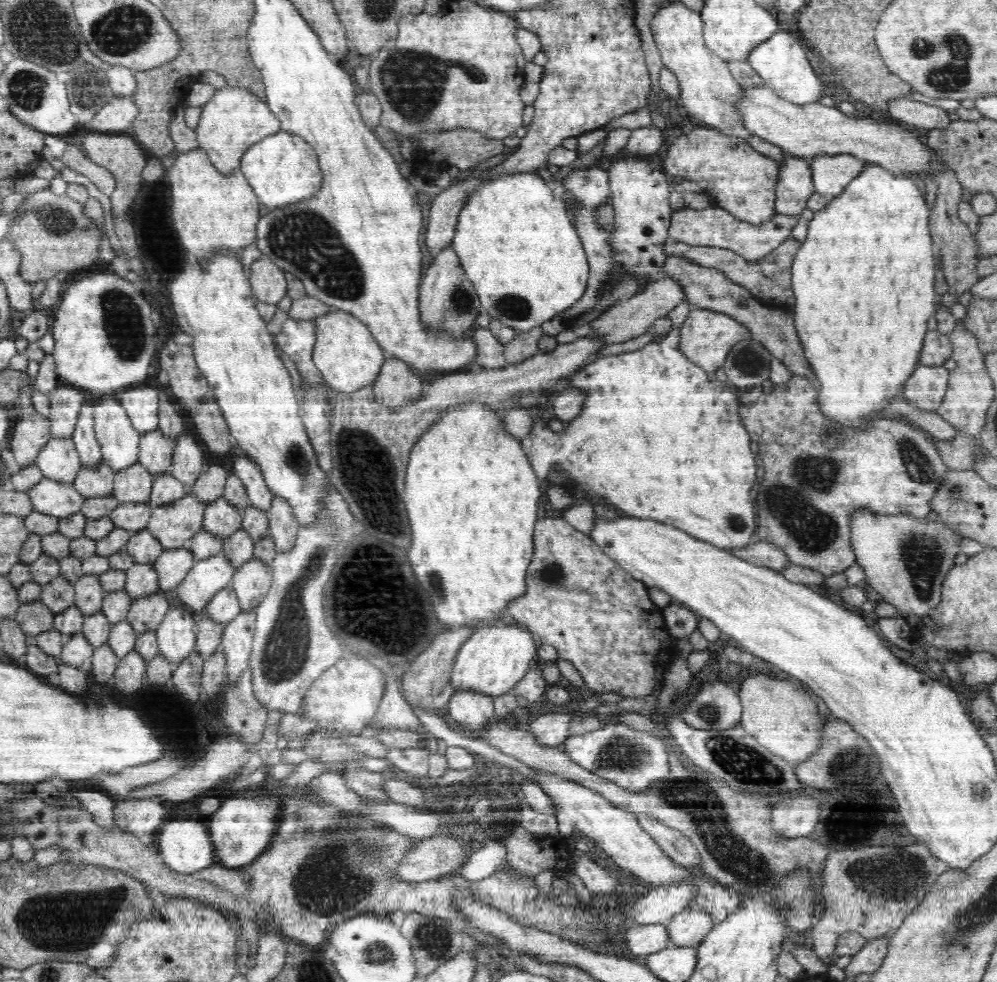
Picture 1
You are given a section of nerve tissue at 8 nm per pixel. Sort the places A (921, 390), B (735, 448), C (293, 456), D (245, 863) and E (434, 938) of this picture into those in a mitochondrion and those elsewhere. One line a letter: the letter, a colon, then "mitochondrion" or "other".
A: other
B: other
C: mitochondrion
D: other
E: mitochondrion

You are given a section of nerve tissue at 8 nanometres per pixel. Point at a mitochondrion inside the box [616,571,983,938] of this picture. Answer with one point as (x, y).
(733, 855)

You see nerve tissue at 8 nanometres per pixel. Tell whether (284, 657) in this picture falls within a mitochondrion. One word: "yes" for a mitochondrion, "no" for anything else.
yes

